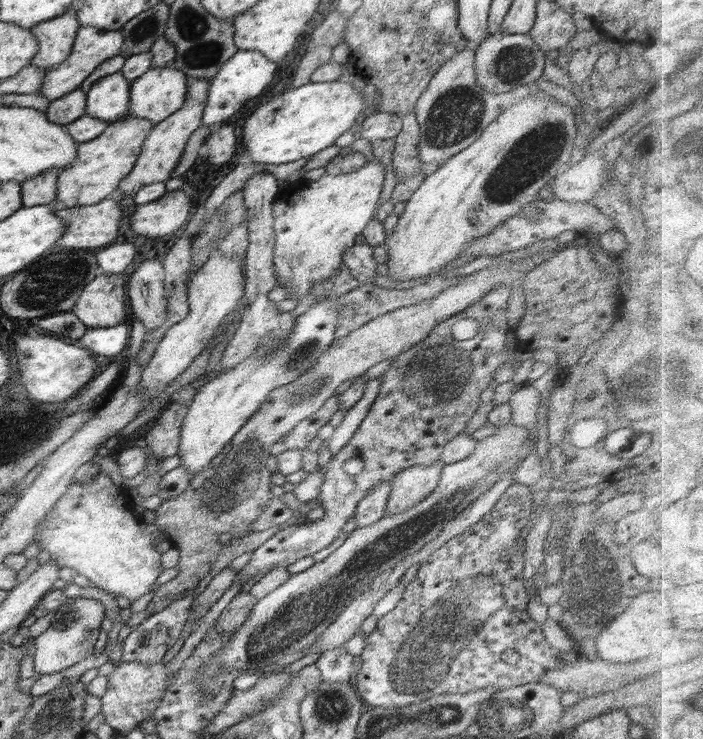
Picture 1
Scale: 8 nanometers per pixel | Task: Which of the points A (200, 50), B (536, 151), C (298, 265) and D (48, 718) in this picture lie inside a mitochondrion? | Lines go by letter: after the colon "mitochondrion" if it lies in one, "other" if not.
A: mitochondrion
B: mitochondrion
C: other
D: mitochondrion

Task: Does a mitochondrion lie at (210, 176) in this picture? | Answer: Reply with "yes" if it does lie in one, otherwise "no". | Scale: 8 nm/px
yes

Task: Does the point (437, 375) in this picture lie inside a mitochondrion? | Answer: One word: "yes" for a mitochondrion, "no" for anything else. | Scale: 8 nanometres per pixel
yes

